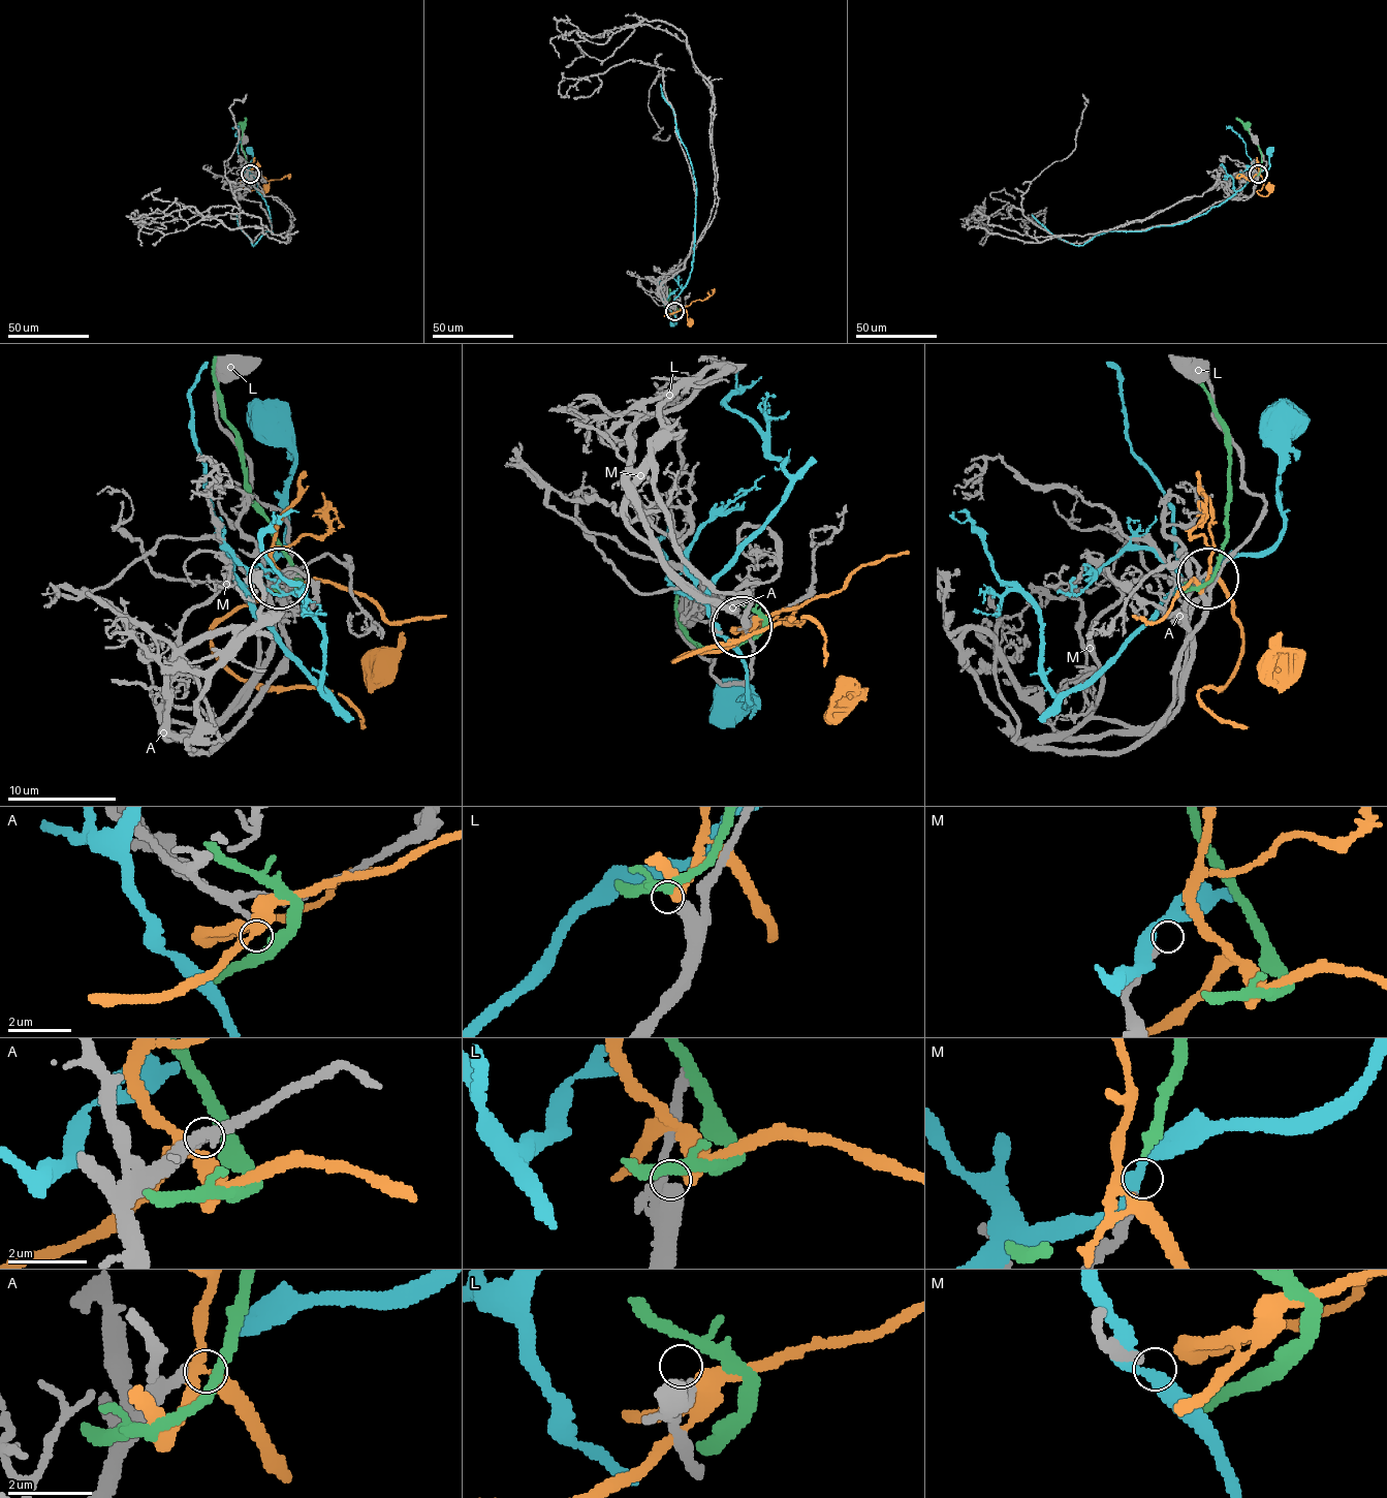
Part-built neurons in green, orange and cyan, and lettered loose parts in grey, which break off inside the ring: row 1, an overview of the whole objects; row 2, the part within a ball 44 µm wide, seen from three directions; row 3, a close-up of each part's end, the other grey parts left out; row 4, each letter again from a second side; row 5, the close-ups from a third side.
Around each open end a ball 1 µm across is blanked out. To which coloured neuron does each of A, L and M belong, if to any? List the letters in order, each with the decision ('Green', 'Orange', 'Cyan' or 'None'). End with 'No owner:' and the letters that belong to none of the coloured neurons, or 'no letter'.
A: None
L: None
M: None
No owner: A, L, M

